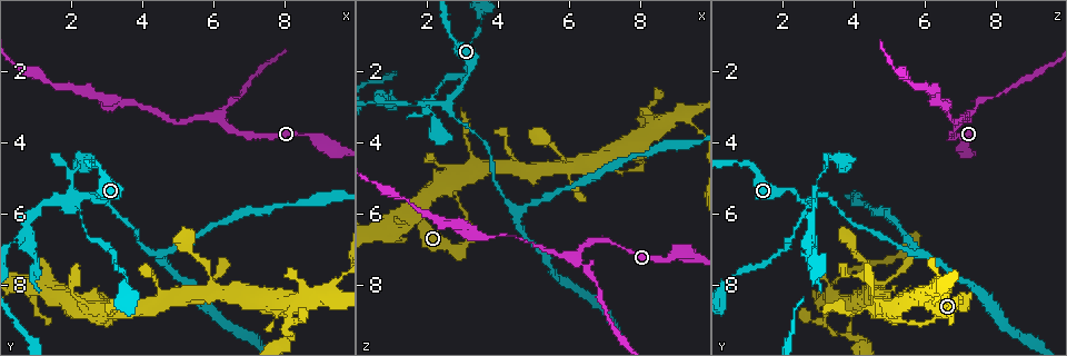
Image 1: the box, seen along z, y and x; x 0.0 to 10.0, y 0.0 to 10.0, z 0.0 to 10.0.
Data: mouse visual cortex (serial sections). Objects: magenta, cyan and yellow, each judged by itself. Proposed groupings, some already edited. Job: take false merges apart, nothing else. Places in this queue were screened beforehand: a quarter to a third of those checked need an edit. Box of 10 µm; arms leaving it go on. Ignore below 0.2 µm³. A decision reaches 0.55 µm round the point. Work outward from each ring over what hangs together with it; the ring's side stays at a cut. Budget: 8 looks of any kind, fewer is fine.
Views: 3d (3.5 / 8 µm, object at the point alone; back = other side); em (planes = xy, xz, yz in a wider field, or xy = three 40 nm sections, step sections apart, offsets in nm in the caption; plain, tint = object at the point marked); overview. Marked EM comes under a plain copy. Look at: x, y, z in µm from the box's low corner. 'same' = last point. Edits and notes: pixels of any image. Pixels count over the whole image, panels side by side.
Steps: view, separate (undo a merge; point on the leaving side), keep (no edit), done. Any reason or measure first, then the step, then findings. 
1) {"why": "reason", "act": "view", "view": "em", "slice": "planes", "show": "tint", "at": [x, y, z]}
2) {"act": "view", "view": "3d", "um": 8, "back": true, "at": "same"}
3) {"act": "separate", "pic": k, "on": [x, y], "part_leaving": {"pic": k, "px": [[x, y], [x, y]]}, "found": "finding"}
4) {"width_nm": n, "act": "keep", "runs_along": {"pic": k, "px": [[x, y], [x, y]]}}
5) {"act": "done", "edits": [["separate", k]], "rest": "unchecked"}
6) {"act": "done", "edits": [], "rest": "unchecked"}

{"why": "three-way junction", "act": "view", "view": "3d", "um": 3.5, "at": [6.10, 3.25, 7.15]}

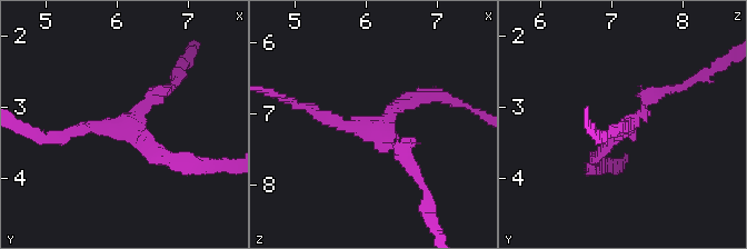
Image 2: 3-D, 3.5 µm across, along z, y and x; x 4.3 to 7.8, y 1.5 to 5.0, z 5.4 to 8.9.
{"arms": 3, "arm_widths_nm": [200, 200, 200], "why": "now the EM", "act": "view", "view": "em", "slice": "xy", "step": 5, "show": "tint", "at": [6.15, 3.30, 7.15]}

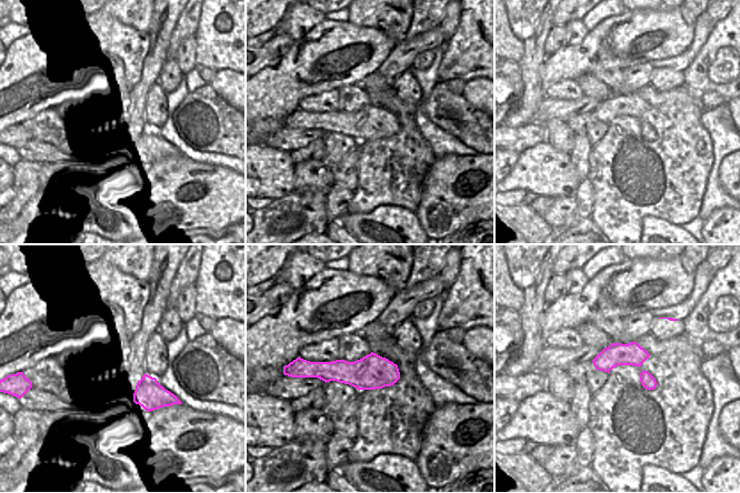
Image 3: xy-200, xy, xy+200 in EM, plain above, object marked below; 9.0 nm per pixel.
{"width_nm": 320, "act": "keep", "runs_along": {"pic": 2, "px": [[183, 165], [129, 127], [60, 133]]}, "found": "all the same cell"}

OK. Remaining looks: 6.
{"why": "sharp bend", "act": "view", "view": "3d", "um": 3.5, "at": [8.00, 9.30, 3.35]}

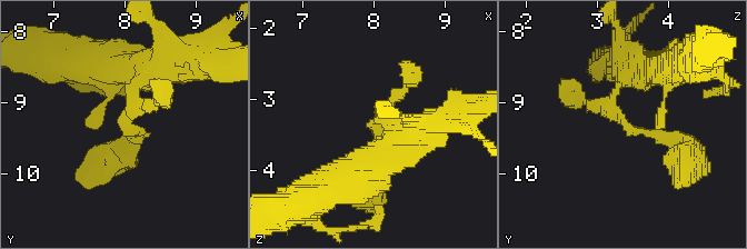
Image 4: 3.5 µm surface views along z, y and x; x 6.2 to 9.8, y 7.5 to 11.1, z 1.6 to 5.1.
{"act": "keep", "runs_along": {"pic": 4, "px": [[638, 69], [618, 86], [613, 113], [681, 147]]}, "found": "continuous, no second cell"}

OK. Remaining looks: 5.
{"why": "three arms meet", "act": "view", "view": "3d", "um": 3.5, "at": [2.65, 5.65, 2.90]}

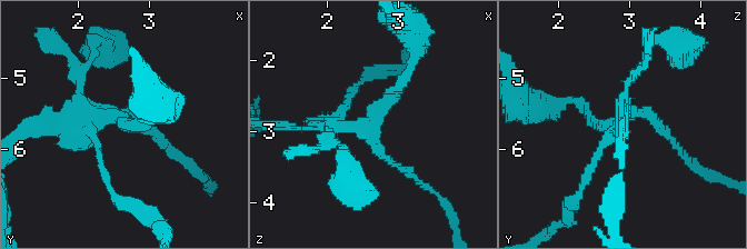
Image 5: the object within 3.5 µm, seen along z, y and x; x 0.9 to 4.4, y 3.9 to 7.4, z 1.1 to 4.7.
{"act": "view", "view": "em", "slice": "xy", "step": 2, "show": "tint", "at": [2.65, 5.55, 2.85]}

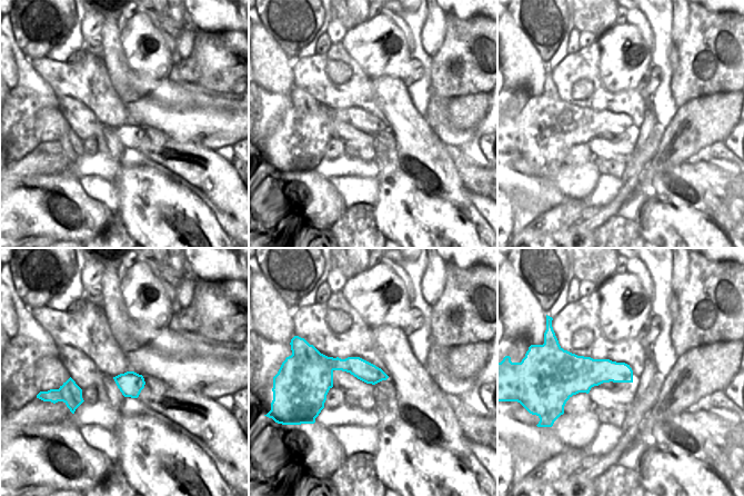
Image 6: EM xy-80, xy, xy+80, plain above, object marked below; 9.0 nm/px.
{"act": "view", "view": "em", "slice": "planes", "show": "tint", "at": "same"}

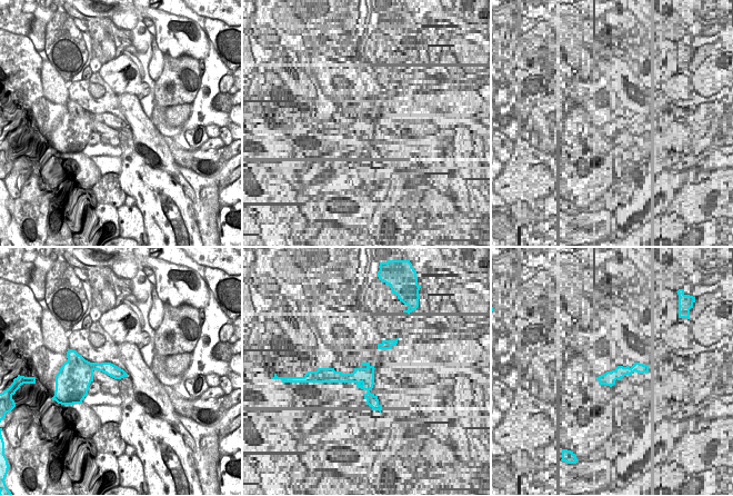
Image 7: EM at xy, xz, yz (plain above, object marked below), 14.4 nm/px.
{"width_nm": 190, "act": "separate", "pic": 5, "on": [56, 117], "part_leaving": {"pic": 5, "px": [[101, 113], [70, 130], [29, 130]]}, "found": "two cells meet here"}

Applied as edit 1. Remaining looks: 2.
{"act": "done", "edits": [["separate", 5]], "rest": "unchecked"}

